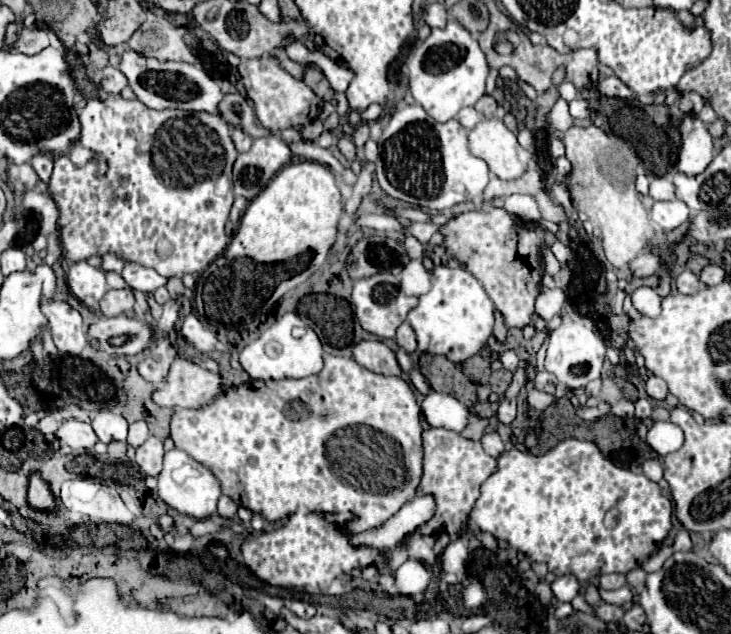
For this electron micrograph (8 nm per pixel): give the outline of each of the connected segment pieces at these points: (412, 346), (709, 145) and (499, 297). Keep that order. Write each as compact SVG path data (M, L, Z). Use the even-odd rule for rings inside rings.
M403 322L403 324L397 328L395 342L397 342L397 346L401 346L407 354L411 354L411 352L417 350L417 338L415 338L415 334L413 334L413 328L411 328L407 322Z
M675 114L673 118L681 120L679 130L683 136L677 170L687 176L697 176L713 160L713 138L709 134L709 124L701 122L697 116Z
M483 202L477 210L451 216L439 232L443 234L443 248L447 256L453 256L461 268L473 274L489 298L495 304L495 310L505 318L507 328L525 328L533 324L531 316L535 314L535 300L539 296L541 276L543 276L543 250L545 230L533 224L521 224L515 214L509 214L505 208L495 208ZM509 242L515 242L515 256L507 262Z

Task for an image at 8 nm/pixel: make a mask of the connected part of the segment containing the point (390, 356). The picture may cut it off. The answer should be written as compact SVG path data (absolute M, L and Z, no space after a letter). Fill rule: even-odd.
M361 340L351 346L351 354L367 370L379 374L401 374L395 354L379 340Z

